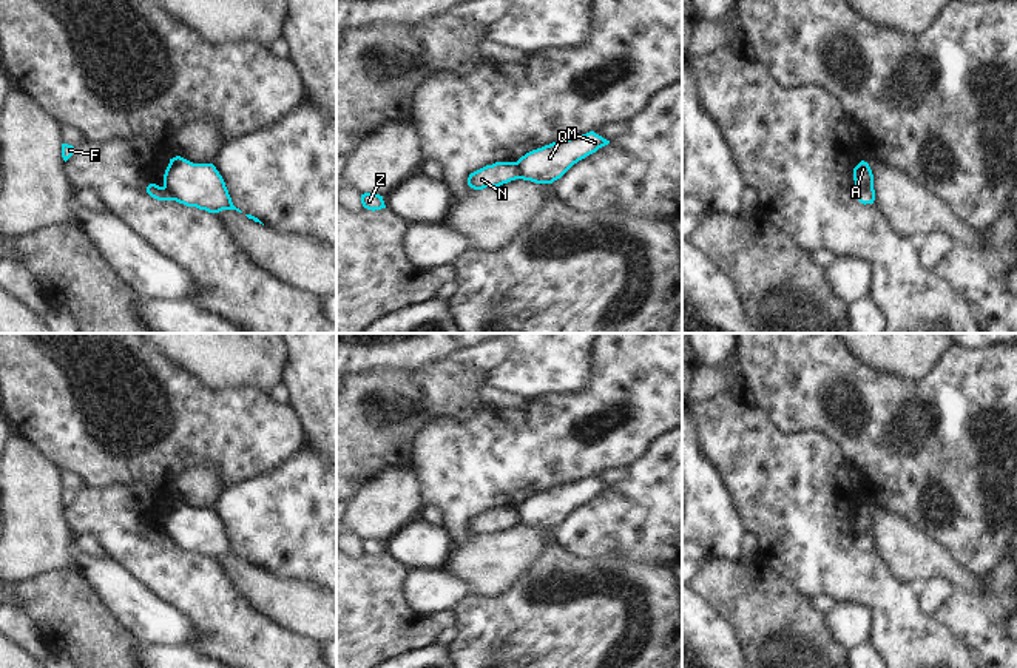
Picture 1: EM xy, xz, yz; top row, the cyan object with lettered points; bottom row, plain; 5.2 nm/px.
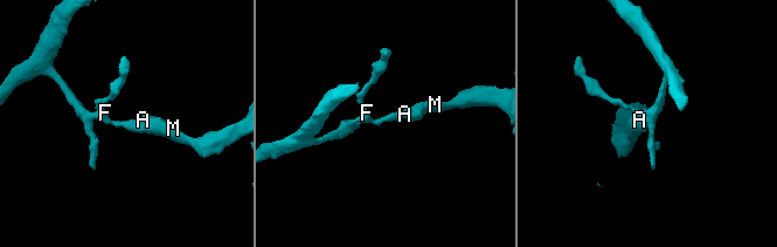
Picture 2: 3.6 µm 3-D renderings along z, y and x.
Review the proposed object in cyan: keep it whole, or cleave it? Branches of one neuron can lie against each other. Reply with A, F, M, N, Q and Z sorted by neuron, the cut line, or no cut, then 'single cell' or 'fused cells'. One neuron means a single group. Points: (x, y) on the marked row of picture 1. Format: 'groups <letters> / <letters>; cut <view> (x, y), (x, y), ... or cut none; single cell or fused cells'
groups A M Q / F N Z; cut xz (513, 162), (519, 178); fused cells

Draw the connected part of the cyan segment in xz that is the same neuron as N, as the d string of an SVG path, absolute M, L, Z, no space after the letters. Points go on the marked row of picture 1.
M495 162L471 173L468 185L474 190L483 190L486 187L500 187L515 179L519 179L519 173L514 162Z

